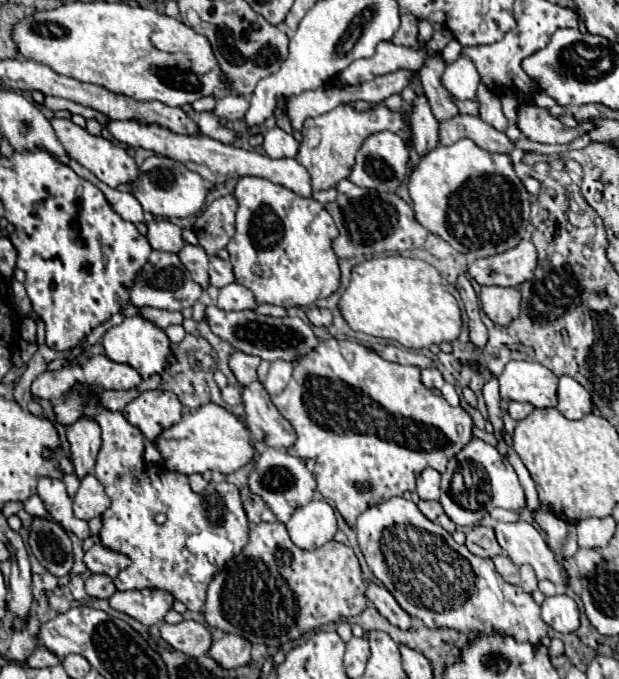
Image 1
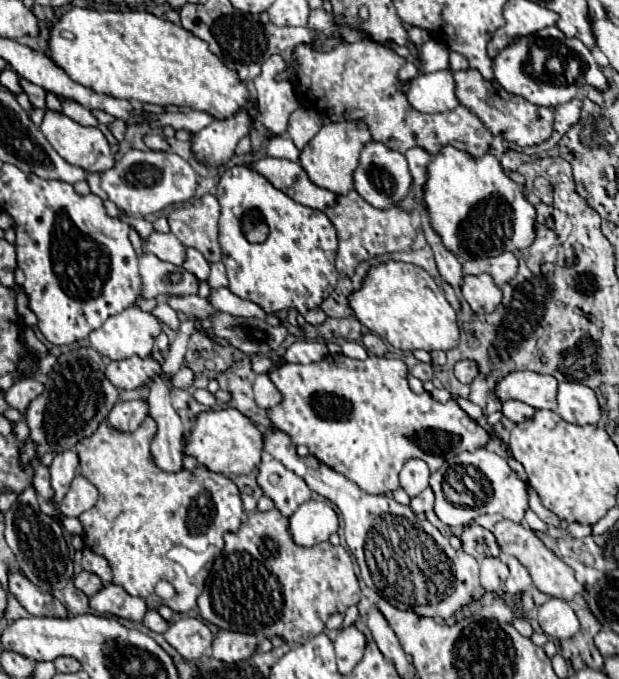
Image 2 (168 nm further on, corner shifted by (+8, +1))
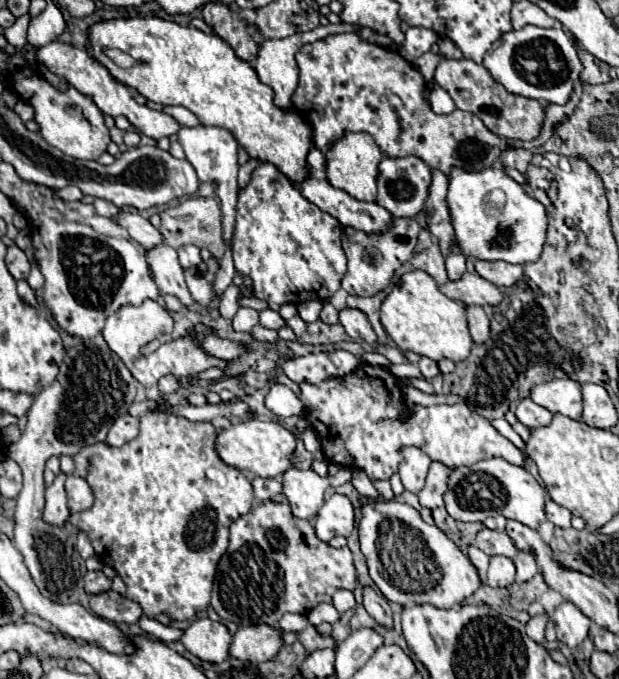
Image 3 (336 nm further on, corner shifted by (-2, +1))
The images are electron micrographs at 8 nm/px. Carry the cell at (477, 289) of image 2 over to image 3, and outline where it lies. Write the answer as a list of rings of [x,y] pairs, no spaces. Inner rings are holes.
[[[468,272],[460,280],[448,280],[446,284],[442,284],[440,292],[446,294],[450,300],[460,298],[460,302],[464,302],[466,306],[496,306],[496,302],[500,302],[502,298],[502,292],[496,286],[492,286],[492,282]]]

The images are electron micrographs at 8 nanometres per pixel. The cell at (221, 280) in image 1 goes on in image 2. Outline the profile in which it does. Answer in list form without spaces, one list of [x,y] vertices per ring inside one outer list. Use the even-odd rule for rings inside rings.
[[[188,248],[188,256],[184,262],[184,268],[192,272],[200,282],[208,282],[210,278],[210,262],[194,248]]]

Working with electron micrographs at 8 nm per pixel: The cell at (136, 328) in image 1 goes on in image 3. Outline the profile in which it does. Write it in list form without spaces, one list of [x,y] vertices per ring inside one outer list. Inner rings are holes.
[[[144,300],[140,306],[122,306],[120,310],[116,310],[116,314],[106,318],[106,326],[102,330],[106,344],[120,356],[122,362],[132,362],[138,356],[140,348],[160,334],[172,334],[172,316],[156,300]]]

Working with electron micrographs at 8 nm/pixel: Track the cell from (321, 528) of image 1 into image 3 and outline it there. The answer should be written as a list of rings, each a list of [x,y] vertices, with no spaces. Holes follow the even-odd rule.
[[[332,494],[314,518],[316,536],[328,542],[334,536],[348,538],[354,530],[354,506],[348,496]]]

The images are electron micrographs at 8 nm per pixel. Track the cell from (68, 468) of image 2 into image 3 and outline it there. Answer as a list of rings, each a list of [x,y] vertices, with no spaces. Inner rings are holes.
[[[58,474],[56,480],[46,488],[46,508],[44,508],[44,522],[50,526],[64,526],[70,510],[68,498],[64,494],[64,478],[66,474]]]

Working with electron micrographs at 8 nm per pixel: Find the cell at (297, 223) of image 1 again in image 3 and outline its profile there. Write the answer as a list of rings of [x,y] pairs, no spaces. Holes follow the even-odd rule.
[[[262,162],[248,186],[238,192],[234,264],[238,272],[252,278],[254,296],[266,300],[272,310],[288,302],[332,298],[346,270],[340,234],[340,222],[308,202],[274,164]]]

